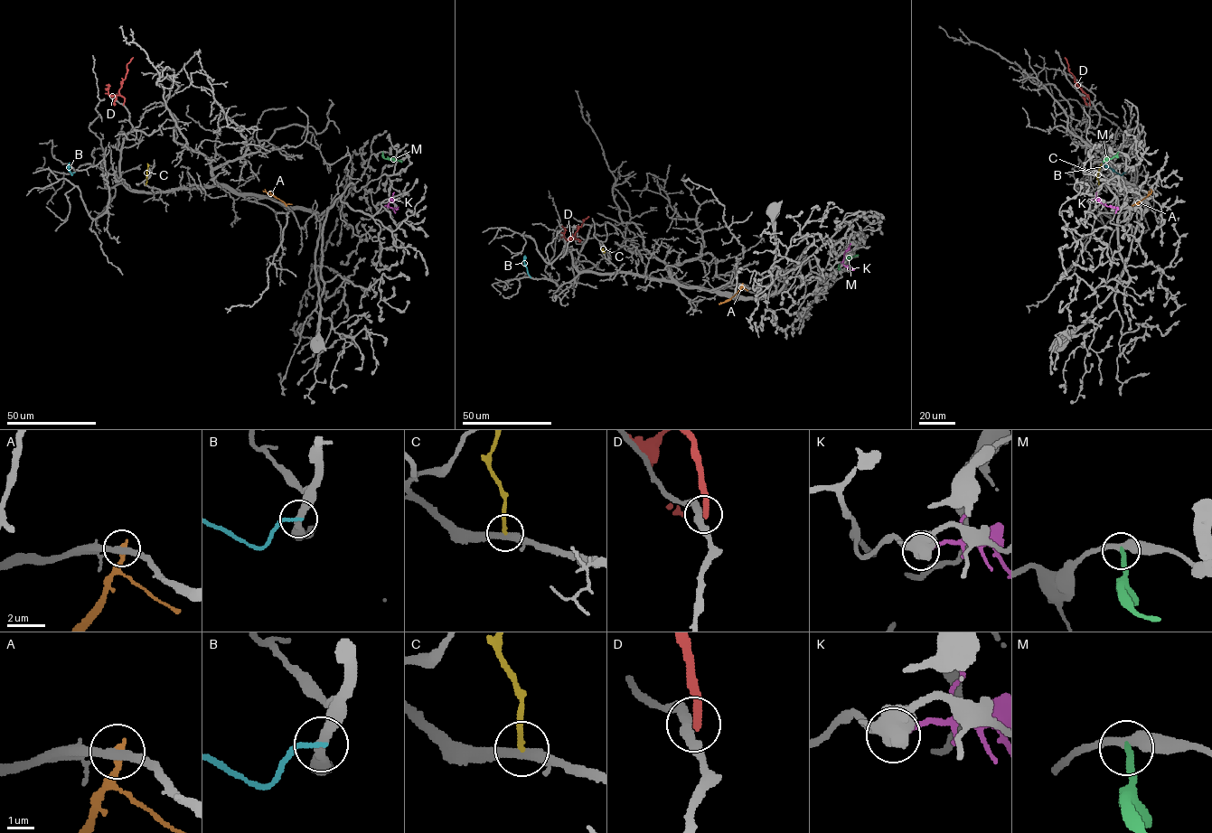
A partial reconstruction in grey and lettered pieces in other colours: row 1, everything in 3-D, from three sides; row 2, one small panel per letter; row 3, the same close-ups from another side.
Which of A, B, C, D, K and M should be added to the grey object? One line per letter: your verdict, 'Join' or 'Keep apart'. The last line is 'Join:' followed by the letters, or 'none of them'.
A: Keep apart
B: Keep apart
C: Keep apart
D: Keep apart
K: Keep apart
M: Join
Join: M

